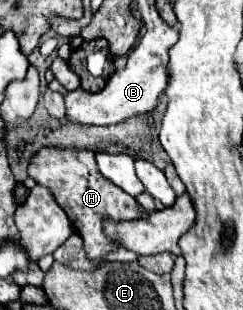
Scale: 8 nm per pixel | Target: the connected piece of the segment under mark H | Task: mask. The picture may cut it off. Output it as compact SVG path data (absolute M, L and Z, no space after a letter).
M41 148L29 164L29 176L41 184L47 186L57 202L63 206L63 210L69 214L69 220L75 226L75 232L83 238L85 252L91 260L101 258L107 252L117 250L119 246L105 238L103 232L103 218L109 216L113 220L137 220L143 218L147 212L141 210L137 200L123 192L119 186L115 186L111 180L107 180L97 164L95 164L95 152L93 150L73 150L73 148Z

